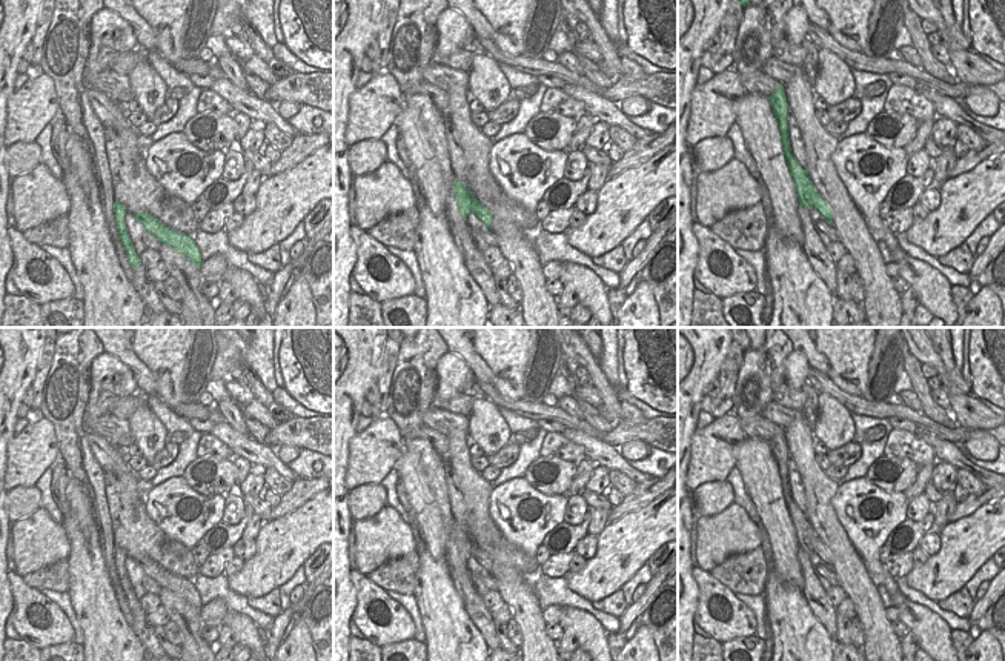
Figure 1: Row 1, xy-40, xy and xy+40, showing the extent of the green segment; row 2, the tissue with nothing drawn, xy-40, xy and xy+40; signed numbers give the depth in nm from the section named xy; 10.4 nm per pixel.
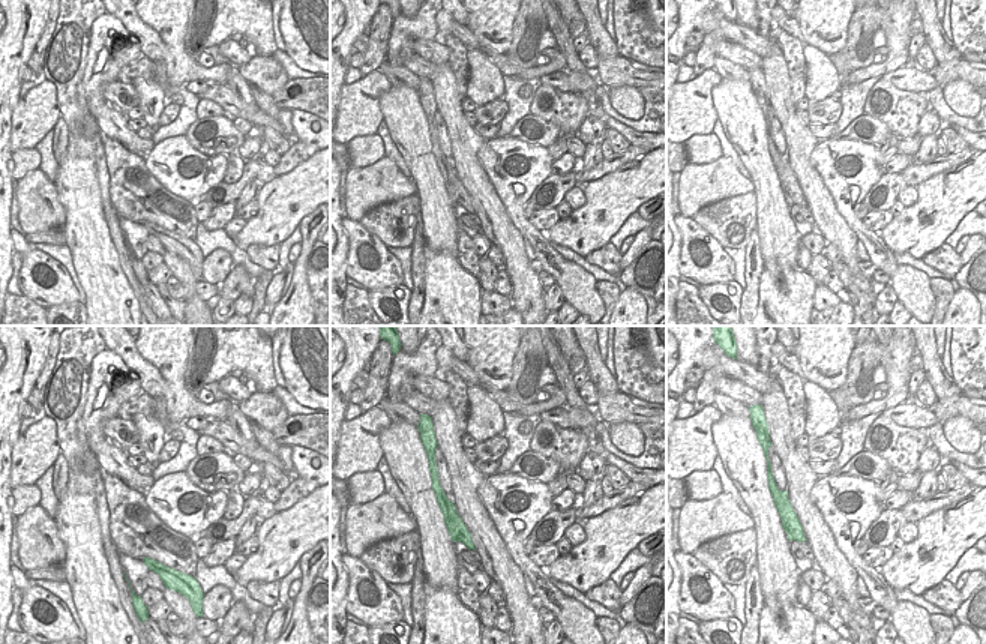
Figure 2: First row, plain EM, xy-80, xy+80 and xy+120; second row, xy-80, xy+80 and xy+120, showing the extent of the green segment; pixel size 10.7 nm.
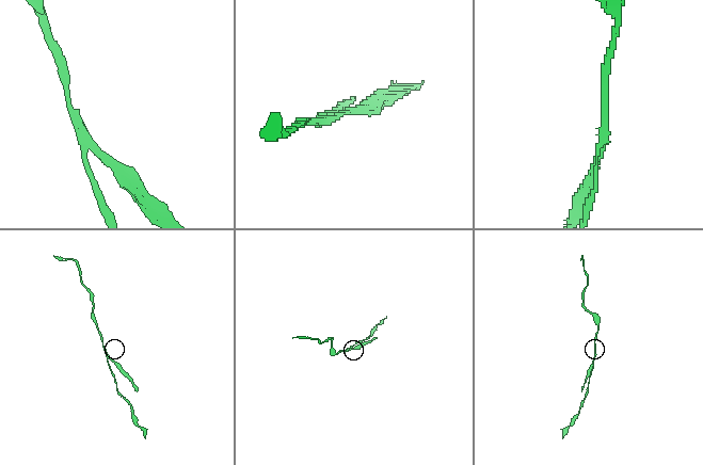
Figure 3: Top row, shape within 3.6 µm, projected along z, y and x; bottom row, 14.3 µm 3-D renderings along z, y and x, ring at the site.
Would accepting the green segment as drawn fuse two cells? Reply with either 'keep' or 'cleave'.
cleave

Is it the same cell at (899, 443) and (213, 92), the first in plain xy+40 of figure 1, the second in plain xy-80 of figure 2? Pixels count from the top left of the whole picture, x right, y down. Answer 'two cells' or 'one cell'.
two cells

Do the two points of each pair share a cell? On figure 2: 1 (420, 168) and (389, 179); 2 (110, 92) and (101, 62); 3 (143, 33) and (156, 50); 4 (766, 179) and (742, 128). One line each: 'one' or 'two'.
1: two
2: two
3: one
4: one

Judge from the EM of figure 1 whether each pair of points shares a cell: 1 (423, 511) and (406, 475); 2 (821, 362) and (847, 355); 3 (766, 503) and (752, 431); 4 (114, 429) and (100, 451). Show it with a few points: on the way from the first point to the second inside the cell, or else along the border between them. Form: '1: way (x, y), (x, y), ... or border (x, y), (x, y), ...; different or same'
1: way (423, 501), (415, 484); same
2: border (813, 343), (827, 360), (829, 374); different
3: border (747, 437), (759, 437), (767, 441); different
4: border (83, 429), (100, 434), (123, 455); different

